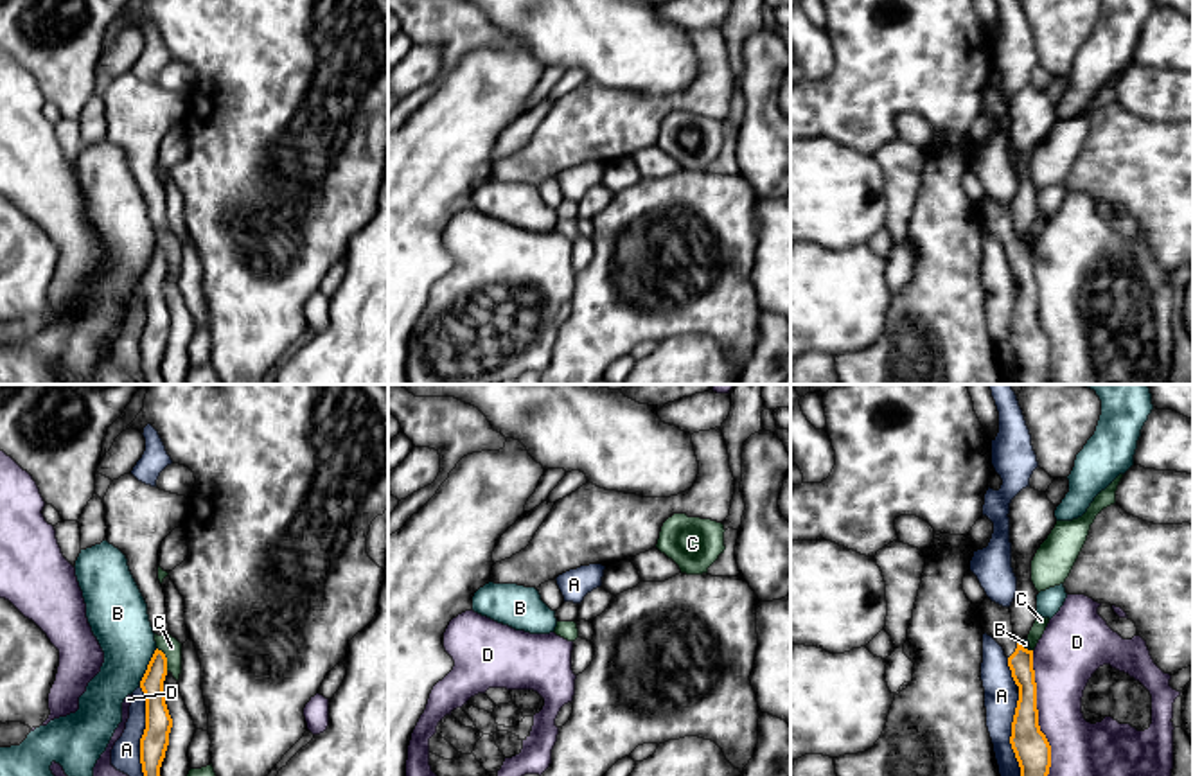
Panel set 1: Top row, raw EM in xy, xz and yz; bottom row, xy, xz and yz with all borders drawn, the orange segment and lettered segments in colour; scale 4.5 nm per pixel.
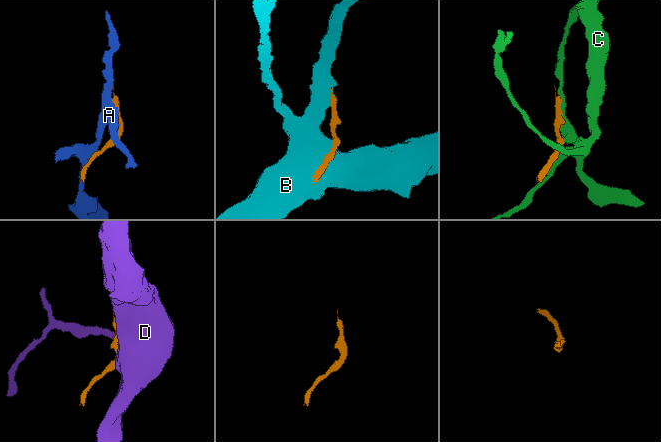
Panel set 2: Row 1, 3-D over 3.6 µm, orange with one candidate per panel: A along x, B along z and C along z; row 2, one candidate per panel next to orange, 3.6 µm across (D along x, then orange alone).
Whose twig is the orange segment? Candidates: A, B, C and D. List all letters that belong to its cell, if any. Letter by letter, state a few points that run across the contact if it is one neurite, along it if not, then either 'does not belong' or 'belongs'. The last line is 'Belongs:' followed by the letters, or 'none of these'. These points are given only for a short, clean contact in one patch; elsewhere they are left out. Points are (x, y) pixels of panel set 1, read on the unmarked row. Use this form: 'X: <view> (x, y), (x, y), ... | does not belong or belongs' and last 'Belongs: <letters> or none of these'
A: does not belong
B: does not belong
C: does not belong
D: does not belong
Belongs: none of these

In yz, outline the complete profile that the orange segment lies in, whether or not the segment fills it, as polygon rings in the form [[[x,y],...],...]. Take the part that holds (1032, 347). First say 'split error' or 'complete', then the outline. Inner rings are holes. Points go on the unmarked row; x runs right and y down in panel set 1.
split error | [[[986,194],[979,210],[983,228],[1003,244],[1019,284],[1010,341],[1021,365],[1021,384],[1047,384],[1051,343],[1038,323],[1033,248],[1015,237],[1010,205]]]

